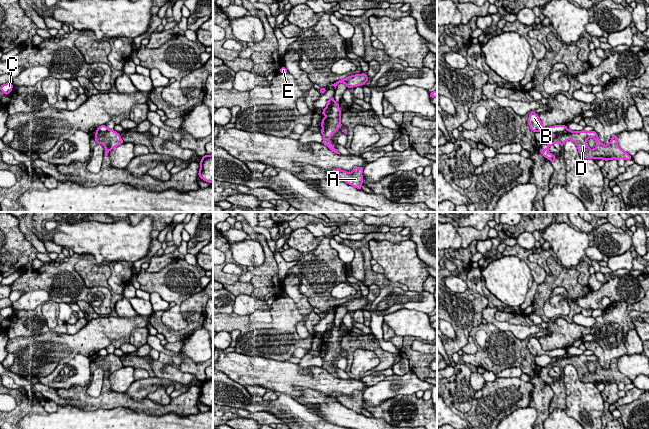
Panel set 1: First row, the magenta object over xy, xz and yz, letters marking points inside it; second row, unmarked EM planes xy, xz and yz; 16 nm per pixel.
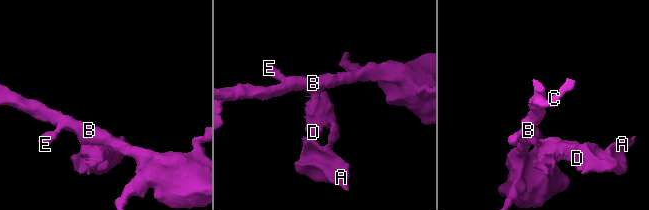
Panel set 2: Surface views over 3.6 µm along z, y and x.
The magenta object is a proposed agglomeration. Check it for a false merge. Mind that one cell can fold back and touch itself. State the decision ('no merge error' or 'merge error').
merge error

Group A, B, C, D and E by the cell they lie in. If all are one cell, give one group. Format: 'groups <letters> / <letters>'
groups A D / B C E

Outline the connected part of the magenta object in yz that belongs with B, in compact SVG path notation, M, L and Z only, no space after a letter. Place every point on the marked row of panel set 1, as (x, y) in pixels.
M535 112L529 113L529 118L527 123L533 132L548 131L554 134L554 133L563 132L567 129L566 125L554 125L551 127L544 127L542 125L542 122L540 121L539 115L537 115Z

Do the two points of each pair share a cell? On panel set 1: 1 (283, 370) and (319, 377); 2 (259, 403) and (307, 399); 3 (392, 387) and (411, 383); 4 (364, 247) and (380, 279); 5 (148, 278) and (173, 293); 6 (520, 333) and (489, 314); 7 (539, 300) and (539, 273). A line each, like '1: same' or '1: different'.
1: same
2: different
3: same
4: same
5: same
6: same
7: different

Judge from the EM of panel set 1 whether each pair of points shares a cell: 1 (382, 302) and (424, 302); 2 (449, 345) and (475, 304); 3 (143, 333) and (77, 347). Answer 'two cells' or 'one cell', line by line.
1: one cell
2: one cell
3: two cells

